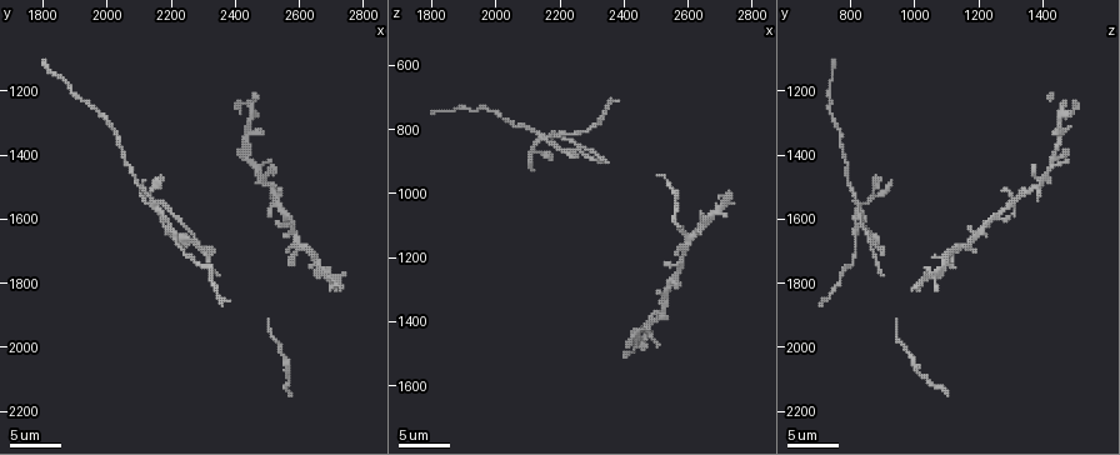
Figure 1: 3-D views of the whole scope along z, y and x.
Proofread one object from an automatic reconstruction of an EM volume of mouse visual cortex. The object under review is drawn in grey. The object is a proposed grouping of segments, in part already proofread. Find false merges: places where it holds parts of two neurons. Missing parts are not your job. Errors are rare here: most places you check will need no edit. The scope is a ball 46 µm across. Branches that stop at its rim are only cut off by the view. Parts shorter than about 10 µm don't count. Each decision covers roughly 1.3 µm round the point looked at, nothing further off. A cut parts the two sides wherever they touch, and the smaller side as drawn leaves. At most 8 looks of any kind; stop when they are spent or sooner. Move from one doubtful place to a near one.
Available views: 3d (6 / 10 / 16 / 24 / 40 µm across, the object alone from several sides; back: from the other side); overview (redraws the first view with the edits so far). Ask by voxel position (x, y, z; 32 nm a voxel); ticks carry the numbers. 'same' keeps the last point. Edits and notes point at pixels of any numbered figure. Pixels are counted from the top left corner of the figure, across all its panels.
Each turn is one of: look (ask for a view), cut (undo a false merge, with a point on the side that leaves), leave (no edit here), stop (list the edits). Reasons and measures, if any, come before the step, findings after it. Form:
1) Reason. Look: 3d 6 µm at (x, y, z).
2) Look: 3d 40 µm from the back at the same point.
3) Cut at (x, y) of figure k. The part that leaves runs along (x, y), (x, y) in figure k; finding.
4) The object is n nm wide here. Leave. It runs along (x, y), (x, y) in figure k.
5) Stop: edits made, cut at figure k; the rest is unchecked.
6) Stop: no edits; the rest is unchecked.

Calibre changes. Look: 3d 10 µm at (2440, 1410, 1430).

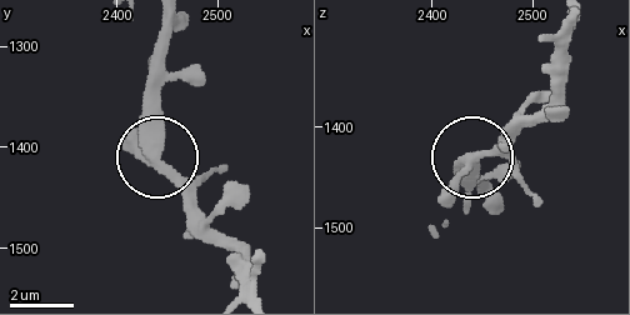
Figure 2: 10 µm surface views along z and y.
Leave. Continuous, no second neuron.

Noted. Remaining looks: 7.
Thick turns thin. Look: 3d 6 µm at (2540, 1560, 1300).

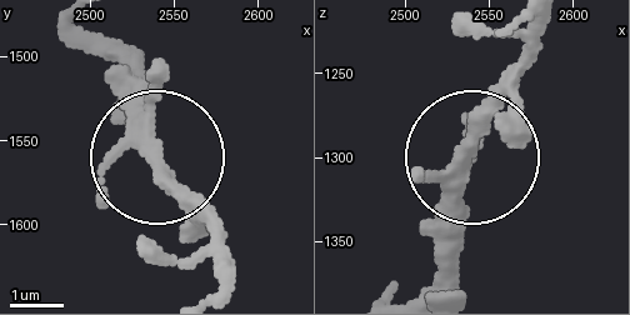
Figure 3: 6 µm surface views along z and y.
4 arms meet here. Leave. Continuous, no second neuron.

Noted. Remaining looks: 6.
Look: 3d 16 µm at (2610, 1690, 1150).

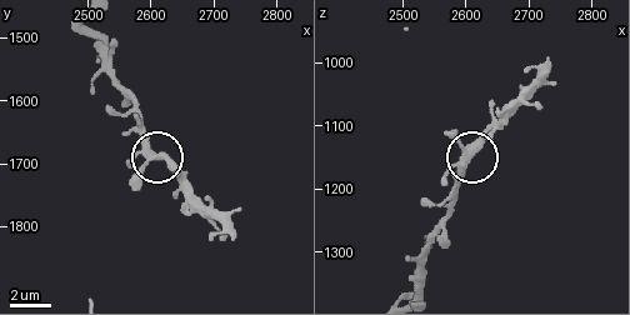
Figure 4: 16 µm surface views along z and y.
3 arms meet here. Leave. All the same neuron.

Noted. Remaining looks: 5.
Look: 3d 16 µm at (2350, 1780, 890).

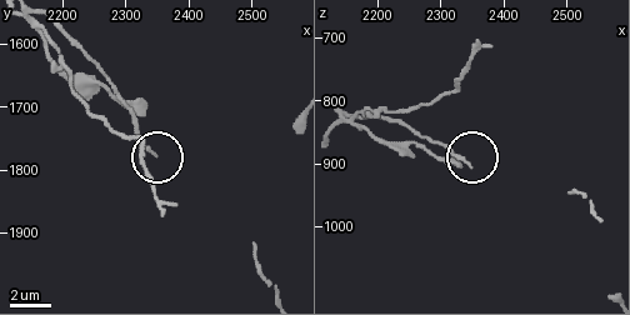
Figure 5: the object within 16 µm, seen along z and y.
The side arm is 32 µm long. Leave. Continuous, no second neuron.

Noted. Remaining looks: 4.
Stop: no edits; the rest is unchecked.

